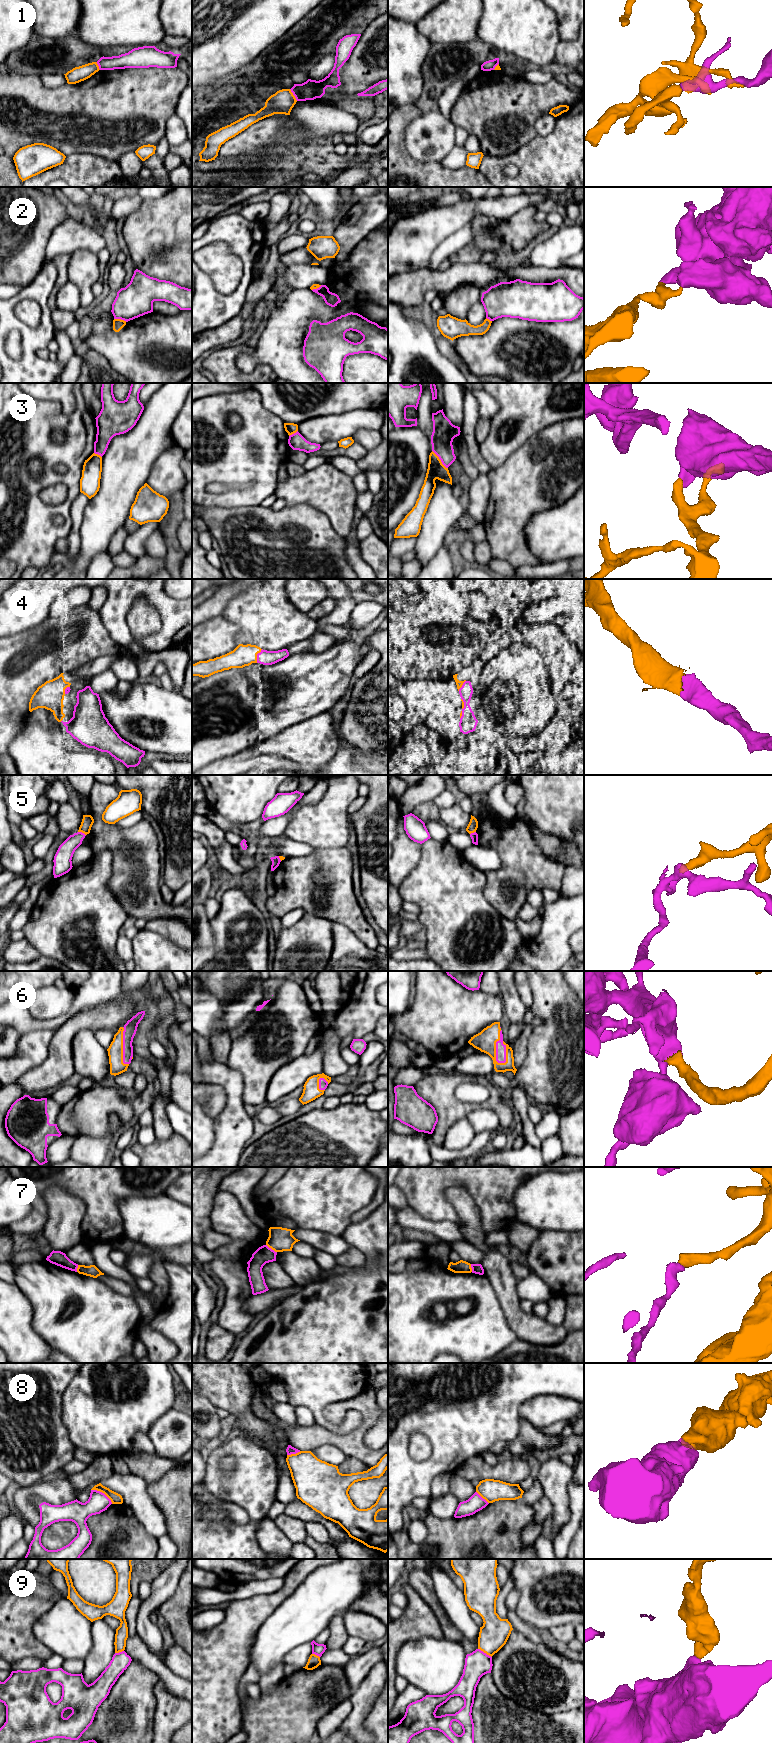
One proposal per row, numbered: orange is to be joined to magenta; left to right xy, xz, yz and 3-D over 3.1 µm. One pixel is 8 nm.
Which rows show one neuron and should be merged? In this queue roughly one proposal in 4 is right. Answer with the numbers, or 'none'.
4, 6

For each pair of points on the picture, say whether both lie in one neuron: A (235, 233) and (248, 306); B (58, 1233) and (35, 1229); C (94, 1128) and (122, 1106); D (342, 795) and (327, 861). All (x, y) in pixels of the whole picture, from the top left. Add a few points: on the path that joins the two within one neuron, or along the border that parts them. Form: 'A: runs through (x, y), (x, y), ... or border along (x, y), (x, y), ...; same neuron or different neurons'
A: border along (254, 279), (247, 289), (246, 299), (237, 315); different neurons
B: border along (46, 1207), (46, 1222), (39, 1237); different neurons
C: runs through (98, 1120), (114, 1106); same neuron
D: border along (345, 846), (316, 850); different neurons

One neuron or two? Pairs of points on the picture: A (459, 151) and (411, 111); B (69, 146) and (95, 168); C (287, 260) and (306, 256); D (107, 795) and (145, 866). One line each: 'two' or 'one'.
A: two
B: two
C: one
D: one

